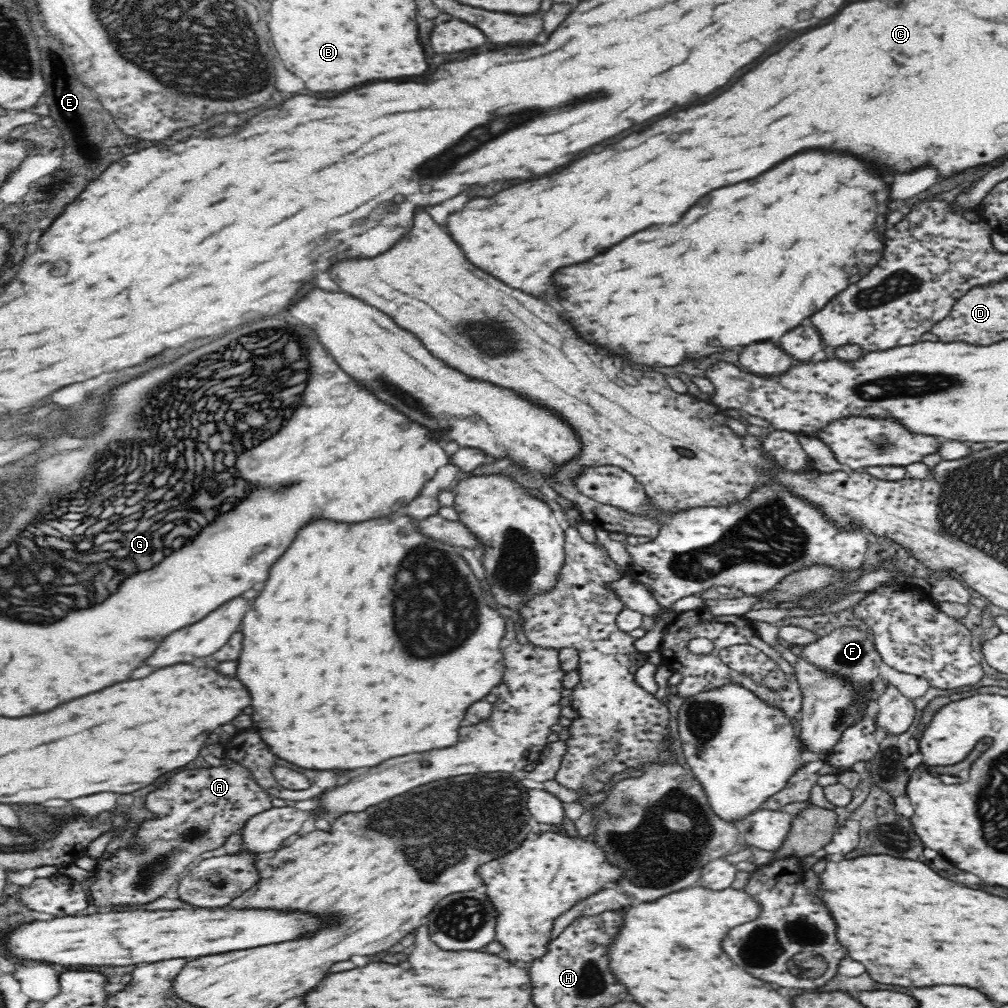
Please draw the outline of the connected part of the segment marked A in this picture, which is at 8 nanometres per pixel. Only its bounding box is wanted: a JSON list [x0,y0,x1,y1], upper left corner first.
[90,760,272,910]

